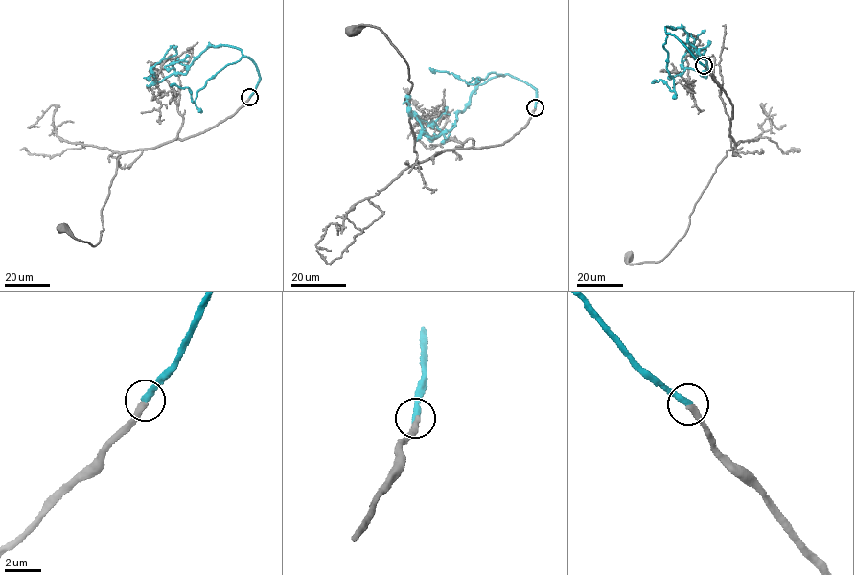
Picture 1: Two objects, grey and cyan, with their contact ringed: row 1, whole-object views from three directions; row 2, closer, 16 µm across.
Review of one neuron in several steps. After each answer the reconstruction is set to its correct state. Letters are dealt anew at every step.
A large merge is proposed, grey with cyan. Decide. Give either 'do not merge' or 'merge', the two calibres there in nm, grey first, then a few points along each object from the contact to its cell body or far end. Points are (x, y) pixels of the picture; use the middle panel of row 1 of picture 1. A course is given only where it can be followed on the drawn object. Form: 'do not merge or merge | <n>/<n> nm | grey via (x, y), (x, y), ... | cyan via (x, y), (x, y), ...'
merge | 360/360 nm | grey via (535, 107), (502, 144), (444, 150), (416, 161), (404, 99), (412, 84), (408, 67), (379, 29), (352, 31) | cyan via (535, 107), (535, 89), (506, 74), (478, 85), (438, 136), (427, 136), (411, 114), (436, 126), (432, 119)

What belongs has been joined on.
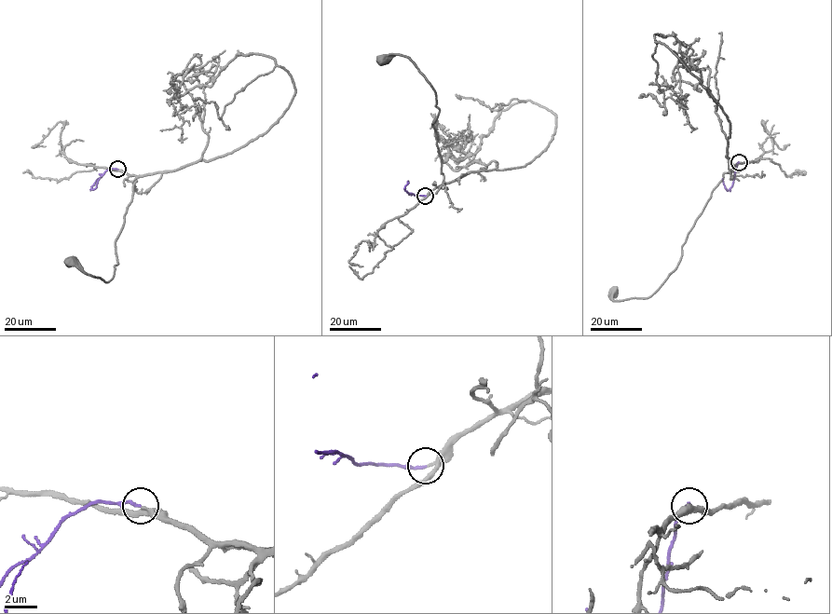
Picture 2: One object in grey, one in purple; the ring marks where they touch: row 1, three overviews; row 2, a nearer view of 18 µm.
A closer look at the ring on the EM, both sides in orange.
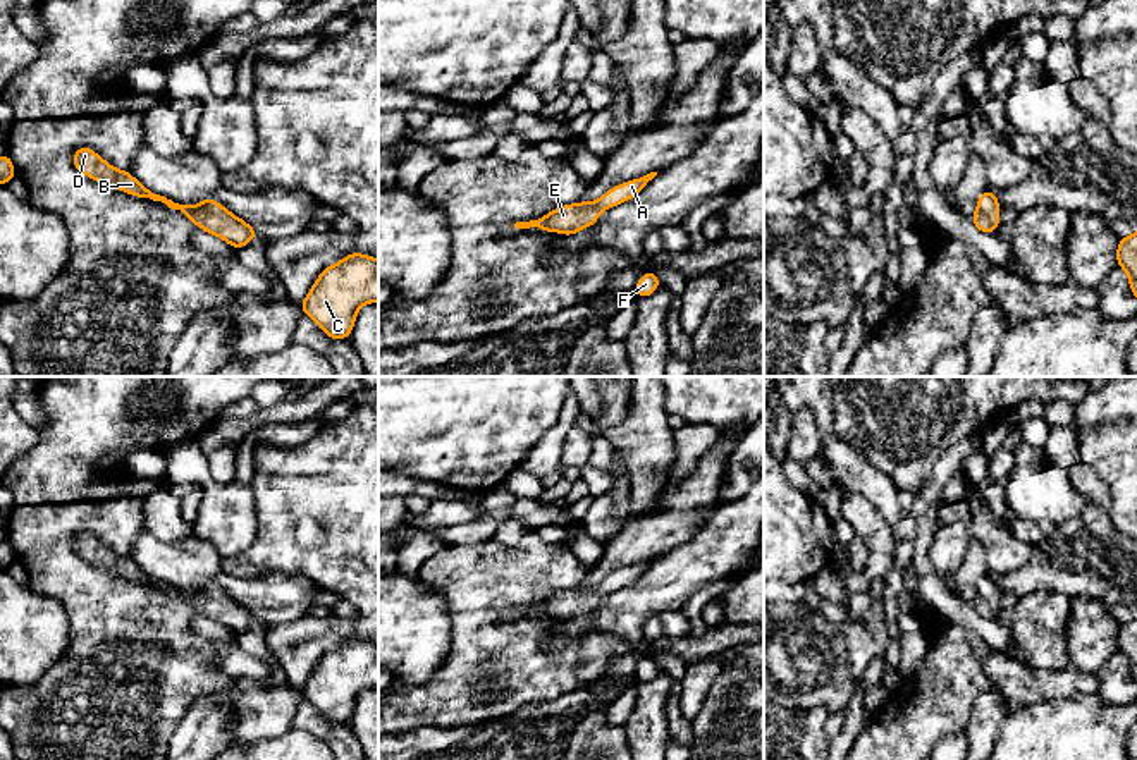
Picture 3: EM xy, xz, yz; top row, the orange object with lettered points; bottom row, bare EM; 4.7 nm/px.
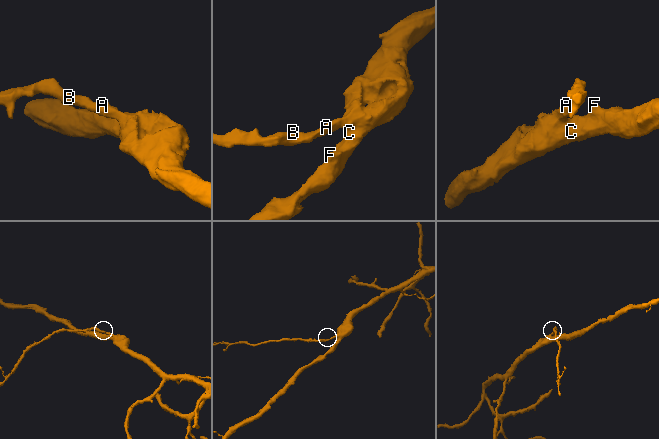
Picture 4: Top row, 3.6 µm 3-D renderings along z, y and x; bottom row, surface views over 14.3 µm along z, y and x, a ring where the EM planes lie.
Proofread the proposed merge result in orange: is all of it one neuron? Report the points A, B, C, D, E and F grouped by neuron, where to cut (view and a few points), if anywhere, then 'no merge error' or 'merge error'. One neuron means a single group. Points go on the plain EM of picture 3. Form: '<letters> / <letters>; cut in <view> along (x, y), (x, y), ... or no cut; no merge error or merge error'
A B C D E F; no cut; no merge error

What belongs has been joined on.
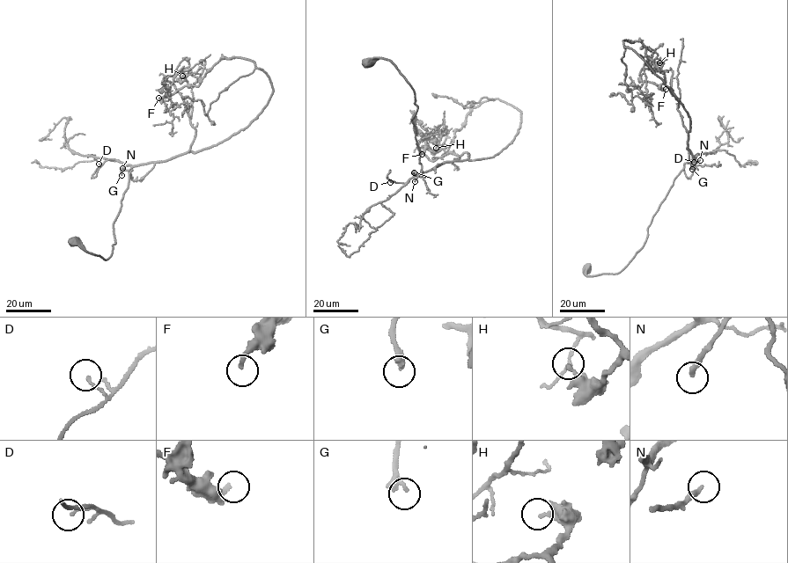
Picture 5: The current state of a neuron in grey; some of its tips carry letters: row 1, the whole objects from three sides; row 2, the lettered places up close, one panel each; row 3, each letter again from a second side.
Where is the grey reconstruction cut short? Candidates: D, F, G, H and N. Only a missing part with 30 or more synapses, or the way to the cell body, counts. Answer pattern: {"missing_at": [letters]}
{"missing_at": ["G", "N"]}

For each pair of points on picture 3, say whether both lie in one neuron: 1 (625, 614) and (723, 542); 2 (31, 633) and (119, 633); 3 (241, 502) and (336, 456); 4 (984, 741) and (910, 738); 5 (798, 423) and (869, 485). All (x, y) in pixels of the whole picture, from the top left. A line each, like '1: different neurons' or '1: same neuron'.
1: same neuron
2: different neurons
3: different neurons
4: different neurons
5: different neurons

